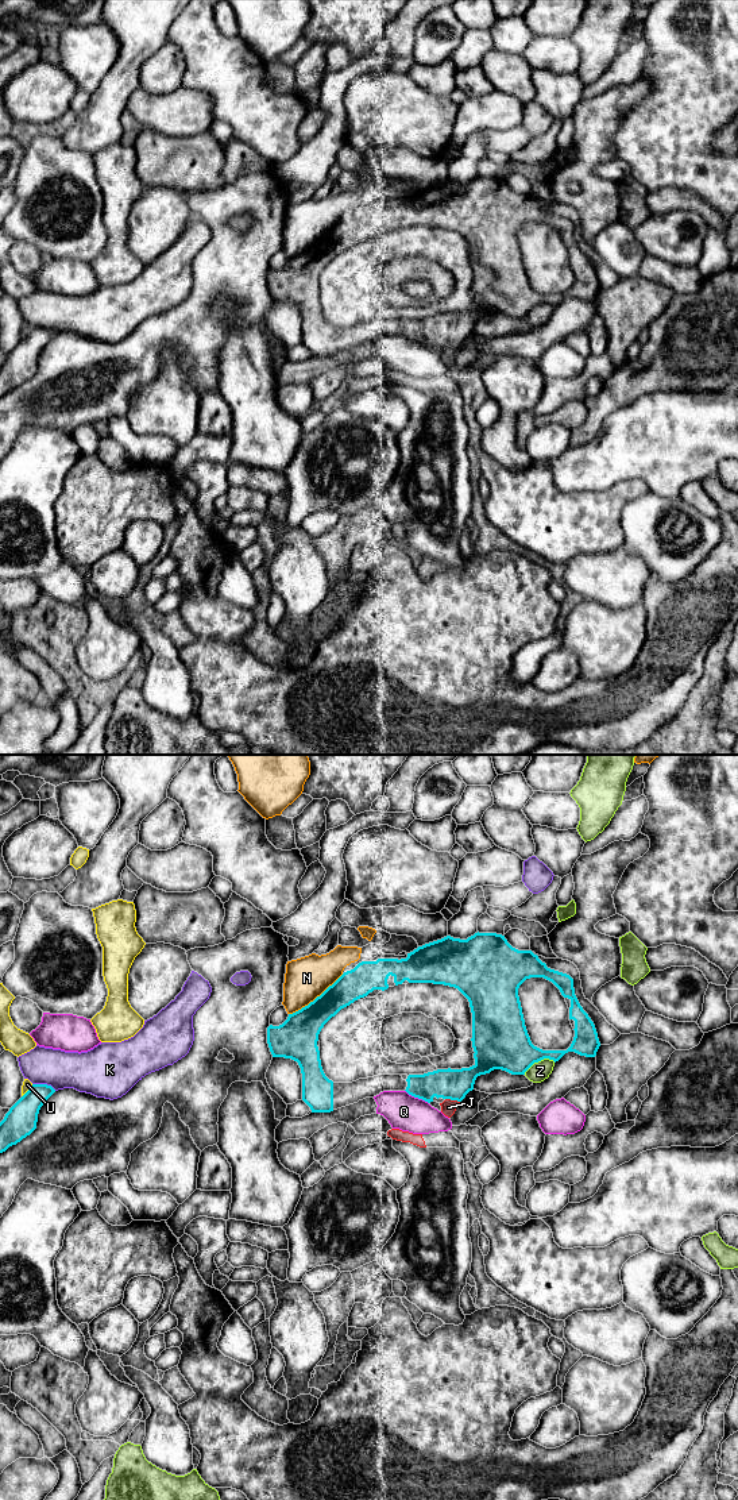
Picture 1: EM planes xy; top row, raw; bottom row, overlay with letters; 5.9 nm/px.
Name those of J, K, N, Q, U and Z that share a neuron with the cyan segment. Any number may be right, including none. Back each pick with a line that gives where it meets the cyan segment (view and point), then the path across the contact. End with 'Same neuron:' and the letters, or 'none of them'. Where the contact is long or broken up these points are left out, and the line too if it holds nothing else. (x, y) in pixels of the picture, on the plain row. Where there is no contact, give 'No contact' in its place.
J: Touches cyan at xy (452, 343)
Same neuron: J

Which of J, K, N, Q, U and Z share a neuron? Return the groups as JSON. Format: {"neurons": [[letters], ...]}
{"neurons": [["J"], ["K"], ["N"], ["Q"], ["U"], ["Z"]]}

